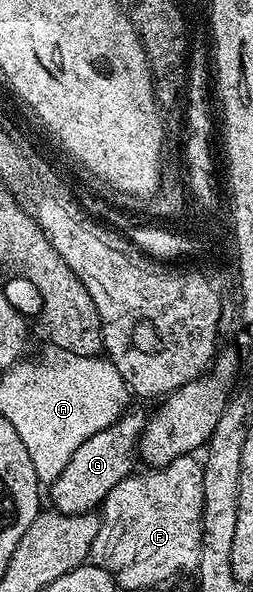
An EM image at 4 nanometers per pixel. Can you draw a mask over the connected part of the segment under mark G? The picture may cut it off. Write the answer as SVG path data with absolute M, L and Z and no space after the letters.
M125 411L119 419L106 431L98 431L98 435L90 435L78 451L66 463L62 469L62 475L56 481L51 482L52 501L57 513L66 515L78 515L79 513L91 513L97 507L104 504L106 495L122 483L133 472L132 457L134 461L134 450L137 448L139 439L144 433L145 414Z

